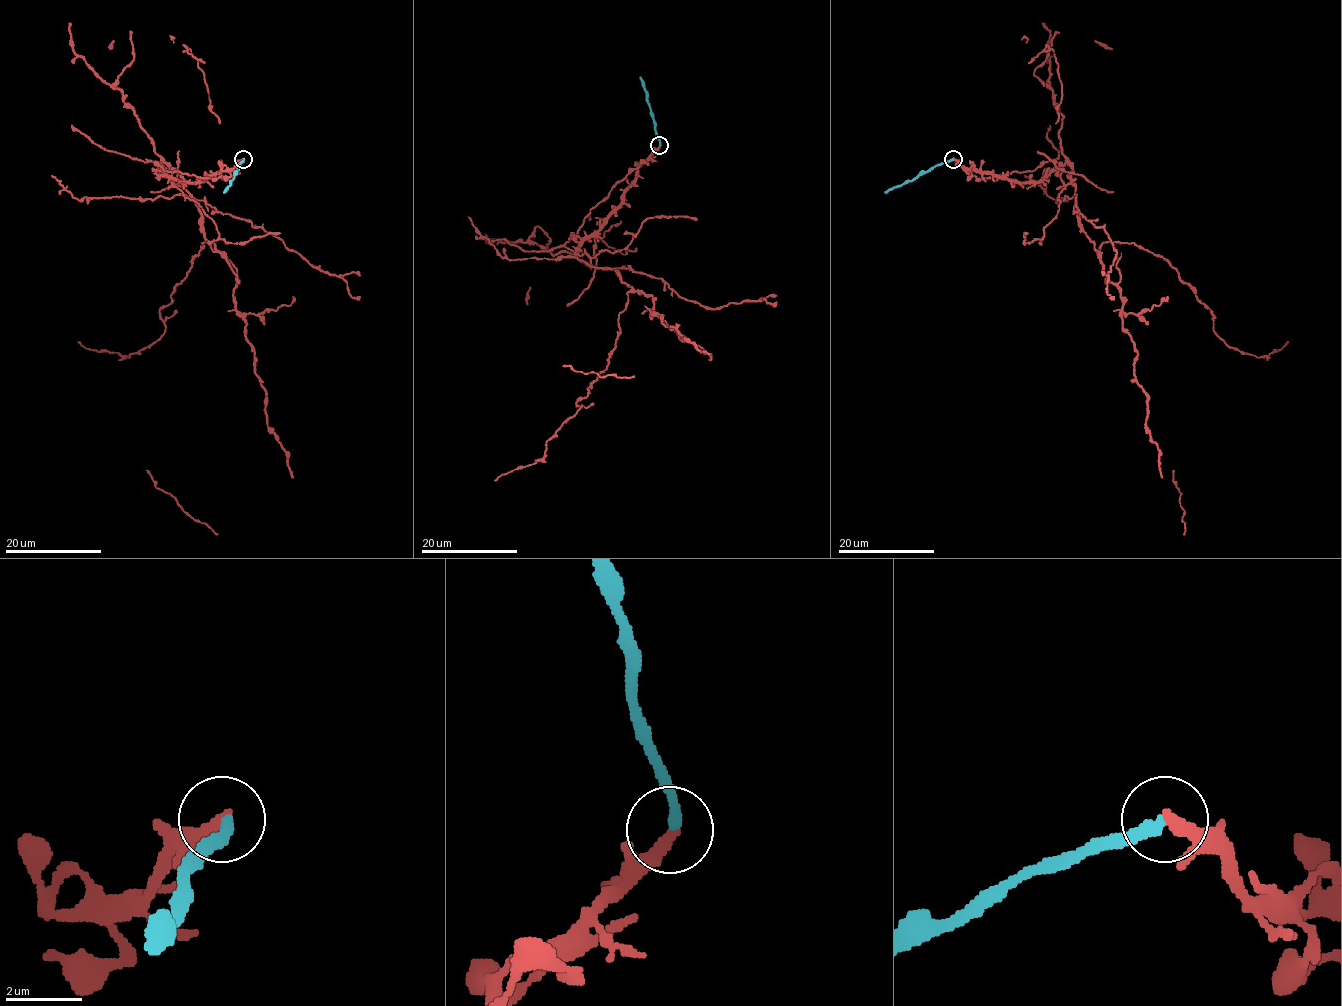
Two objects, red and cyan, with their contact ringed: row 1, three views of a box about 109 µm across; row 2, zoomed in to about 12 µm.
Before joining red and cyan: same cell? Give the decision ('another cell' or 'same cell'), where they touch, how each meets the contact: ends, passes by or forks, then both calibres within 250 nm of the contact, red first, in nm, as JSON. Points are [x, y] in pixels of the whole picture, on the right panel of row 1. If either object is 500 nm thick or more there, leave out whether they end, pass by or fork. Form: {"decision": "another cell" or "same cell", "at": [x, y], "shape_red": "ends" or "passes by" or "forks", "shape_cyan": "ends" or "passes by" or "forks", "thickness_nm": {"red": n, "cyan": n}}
{"decision": "another cell", "at": [953, 159], "shape_red": "ends", "shape_cyan": "ends", "thickness_nm": {"red": 360, "cyan": 280}}

